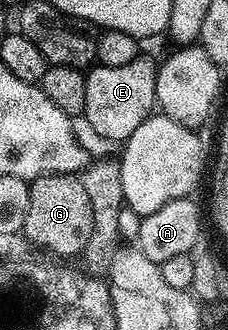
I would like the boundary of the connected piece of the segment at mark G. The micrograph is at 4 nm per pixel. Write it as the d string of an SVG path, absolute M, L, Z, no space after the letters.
M44 174L29 182L31 208L27 208L27 220L23 231L33 246L58 254L58 259L75 259L82 253L91 237L92 208L90 197L77 174Z

